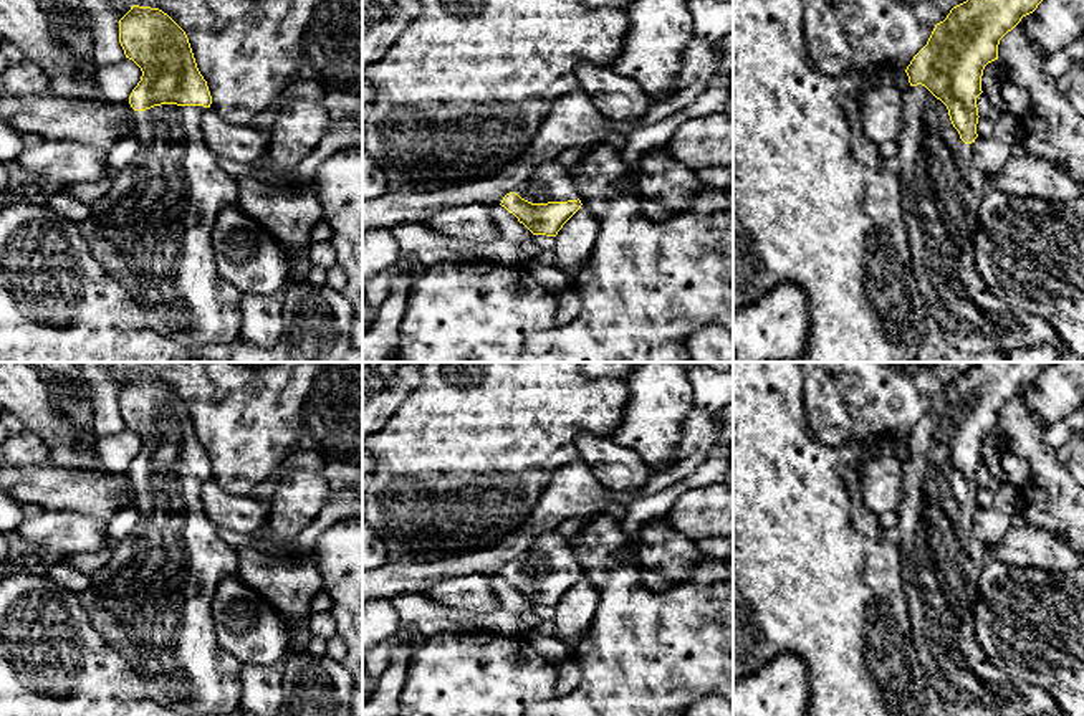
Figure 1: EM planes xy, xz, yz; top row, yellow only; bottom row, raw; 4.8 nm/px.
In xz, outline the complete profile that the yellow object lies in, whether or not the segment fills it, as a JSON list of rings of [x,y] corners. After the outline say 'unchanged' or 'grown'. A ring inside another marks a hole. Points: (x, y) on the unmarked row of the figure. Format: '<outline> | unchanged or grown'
[[[553,529],[541,532],[525,556],[516,564],[506,564],[500,575],[513,584],[533,605],[556,607],[583,574],[571,539]]] | grown

